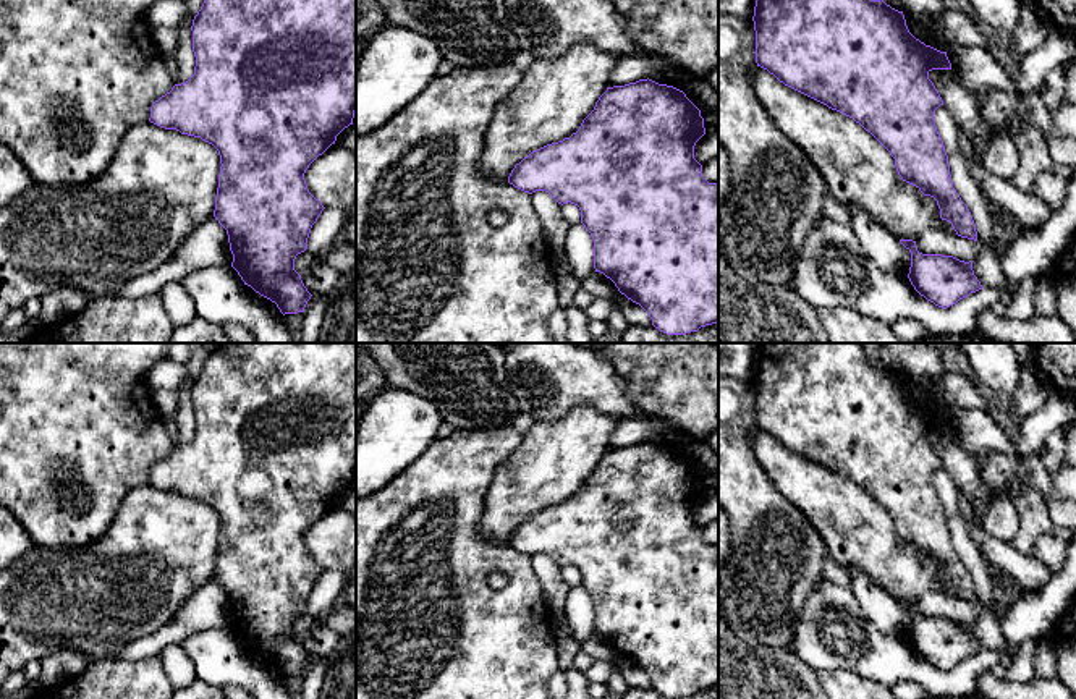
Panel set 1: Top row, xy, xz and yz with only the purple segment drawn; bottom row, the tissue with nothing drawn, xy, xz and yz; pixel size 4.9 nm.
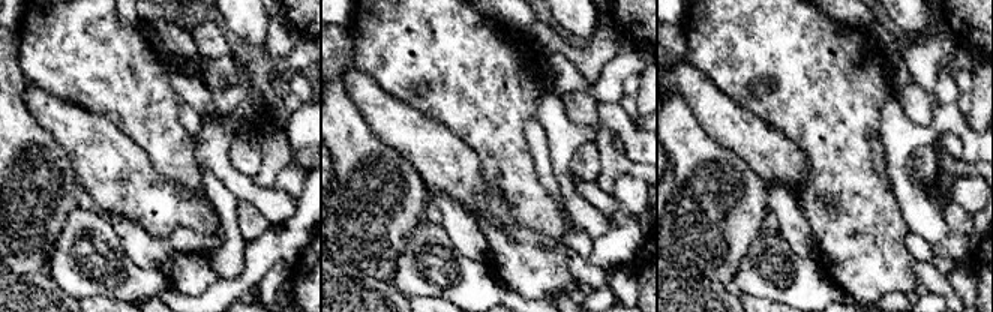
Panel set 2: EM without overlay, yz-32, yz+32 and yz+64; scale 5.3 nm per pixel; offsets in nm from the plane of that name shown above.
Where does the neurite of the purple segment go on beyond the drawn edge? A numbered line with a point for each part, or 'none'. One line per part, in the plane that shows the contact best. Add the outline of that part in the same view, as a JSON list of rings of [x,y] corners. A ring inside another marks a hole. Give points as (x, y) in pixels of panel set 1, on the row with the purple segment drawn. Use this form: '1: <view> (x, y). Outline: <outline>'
none

